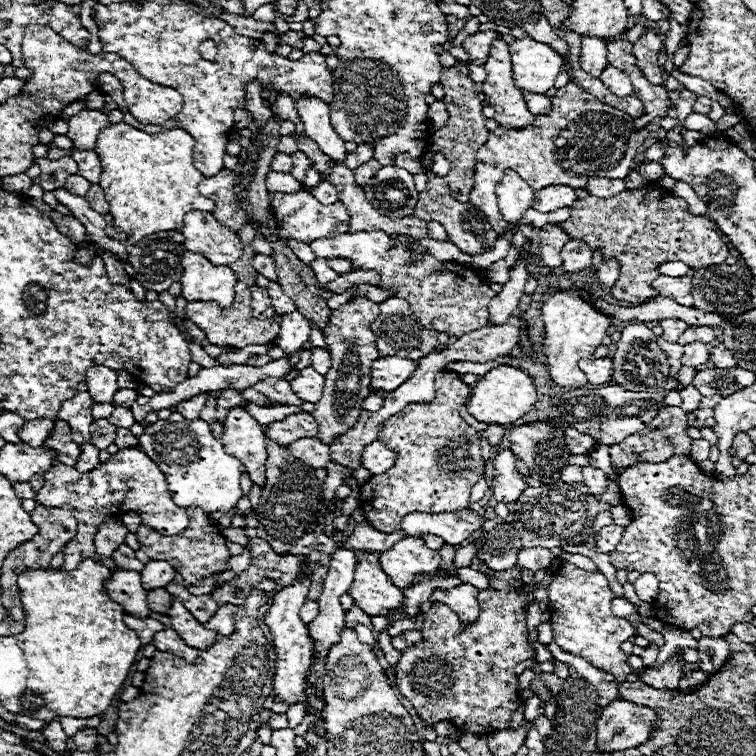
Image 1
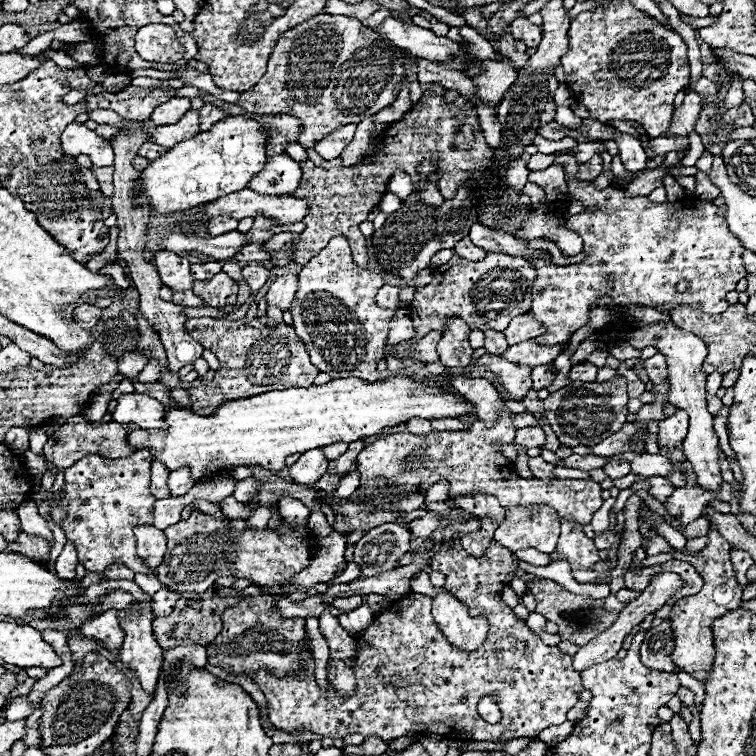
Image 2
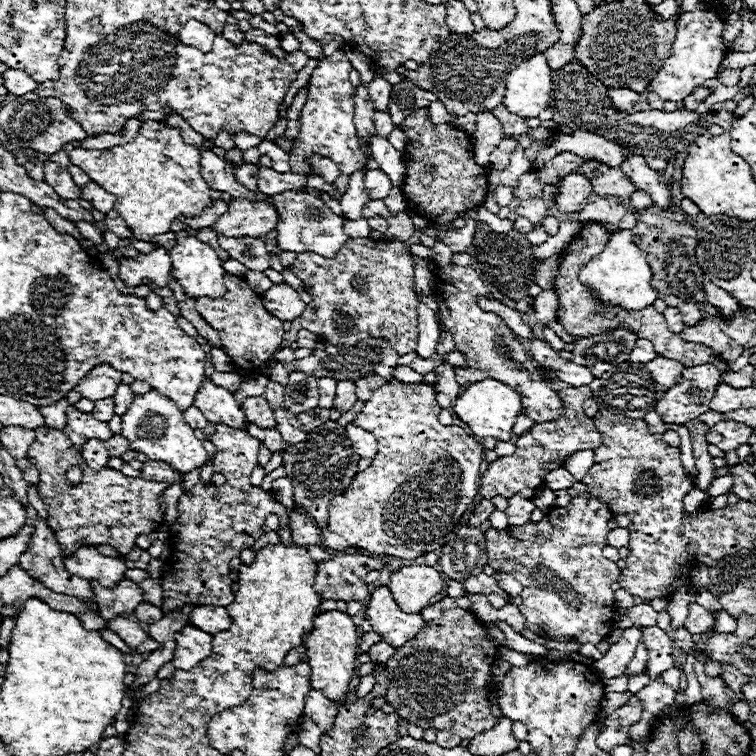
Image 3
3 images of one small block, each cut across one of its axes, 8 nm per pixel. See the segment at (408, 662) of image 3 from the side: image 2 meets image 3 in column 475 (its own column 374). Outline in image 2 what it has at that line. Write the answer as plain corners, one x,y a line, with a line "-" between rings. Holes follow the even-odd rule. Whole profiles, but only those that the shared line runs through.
454,534
454,548
442,544
442,550
432,558
431,568
446,574
444,588
452,592
460,602
464,602
472,614
486,616
490,622
490,632
486,642
474,652
456,650
448,640
440,634
436,622
432,620
430,608
432,602
424,594
406,594
402,598
402,606
392,606
386,612
374,616
372,624
362,632
362,640
356,646
356,656
352,670
356,674
356,690
352,696
338,696
338,692
328,682
326,690
320,690
314,678
314,652
310,636
302,642
304,660
300,660
300,672
296,676
276,678
266,670
258,670
252,674
254,682
266,696
268,704
268,718
270,722
284,730
308,730
312,734
328,736
328,738
344,738
348,734
362,734
362,736
378,736
382,740
394,740
406,732
426,732
428,734
456,734
464,740
484,740
484,742
506,742
514,738
534,738
544,728
562,724
566,720
566,712
578,702
578,694
582,692
580,674
572,668
572,656
562,654
558,646
546,646
538,634
534,634
524,620
518,620
510,606
500,600
500,588
508,586
512,576
516,574
516,560
514,554
500,546
496,540
490,542
486,556
472,558
462,544
458,542
458,534
-
494,694
500,710
502,720
498,724
484,722
476,706
482,696

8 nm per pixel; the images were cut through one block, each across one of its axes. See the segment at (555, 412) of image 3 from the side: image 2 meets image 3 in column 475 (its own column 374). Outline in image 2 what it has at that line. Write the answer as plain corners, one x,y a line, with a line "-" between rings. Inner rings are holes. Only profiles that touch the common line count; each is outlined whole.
336,236
328,242
324,250
320,250
298,274
298,292
292,300
290,312
294,316
294,330
304,340
310,352
310,360
316,362
320,372
328,372
332,378
364,378
366,382
380,380
376,364
384,356
384,346
390,332
390,322
396,310
380,308
376,304
376,294
384,286
384,278
378,272
362,270
352,262
350,246
344,236

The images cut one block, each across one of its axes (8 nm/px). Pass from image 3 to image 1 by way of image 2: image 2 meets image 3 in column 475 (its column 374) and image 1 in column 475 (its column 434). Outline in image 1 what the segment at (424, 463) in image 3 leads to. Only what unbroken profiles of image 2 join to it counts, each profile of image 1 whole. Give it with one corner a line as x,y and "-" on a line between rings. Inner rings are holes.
440,370
436,374
436,396
432,402
404,406
404,410
384,422
378,440
392,448
398,460
394,468
372,476
360,488
362,512
370,526
380,532
394,532
410,512
438,514
468,508
470,490
484,474
480,434
458,414
458,408
468,402
470,392
472,388
458,372

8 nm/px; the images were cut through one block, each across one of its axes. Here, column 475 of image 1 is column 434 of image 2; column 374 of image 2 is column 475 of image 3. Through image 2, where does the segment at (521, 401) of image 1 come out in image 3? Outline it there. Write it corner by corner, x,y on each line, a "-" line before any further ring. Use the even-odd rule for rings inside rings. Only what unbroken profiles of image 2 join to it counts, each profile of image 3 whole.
486,378
486,380
480,380
480,382
474,382
470,384
462,394
460,398
454,402
452,406
454,414
466,422
472,430
474,436
480,436
480,438
498,438
502,442
510,440
512,438
512,426
514,426
514,420
516,416
520,414
522,410
522,404
520,404
520,396
506,384
498,382
498,380
492,380
492,378

